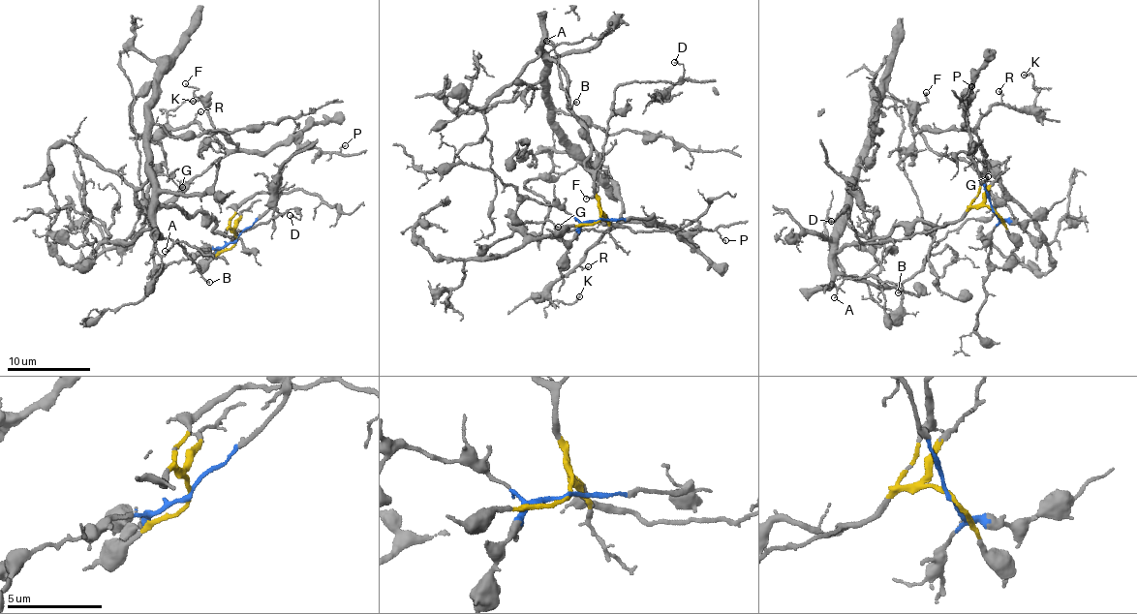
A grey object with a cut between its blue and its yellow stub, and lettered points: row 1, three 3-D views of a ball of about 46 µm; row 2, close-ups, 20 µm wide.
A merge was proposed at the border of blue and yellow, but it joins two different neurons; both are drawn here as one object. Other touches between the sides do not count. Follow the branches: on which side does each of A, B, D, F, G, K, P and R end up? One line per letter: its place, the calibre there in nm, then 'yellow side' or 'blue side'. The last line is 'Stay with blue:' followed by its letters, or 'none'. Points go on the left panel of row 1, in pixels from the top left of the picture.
A: at (165, 251); 100 nm thick; yellow side
B: at (209, 282); 130 nm thick; yellow side
D: at (290, 215); 160 nm thick; yellow side
F: at (185, 83); 100 nm thick; blue side
G: at (182, 187); 140 nm thick; yellow side
K: at (193, 101); 160 nm thick; blue side
P: at (345, 145); 120 nm thick; blue side
R: at (200, 111); 150 nm thick; blue side
Stay with blue: F, K, P, R

